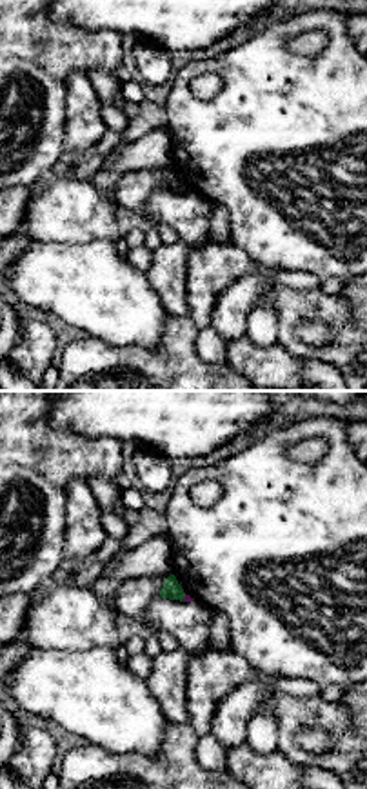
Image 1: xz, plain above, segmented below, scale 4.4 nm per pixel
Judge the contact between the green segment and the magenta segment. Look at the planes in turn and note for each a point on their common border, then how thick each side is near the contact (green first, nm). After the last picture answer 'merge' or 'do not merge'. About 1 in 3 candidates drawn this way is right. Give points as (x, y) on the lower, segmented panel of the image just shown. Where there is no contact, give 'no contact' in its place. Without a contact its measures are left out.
(184, 599) | 80/30 nm

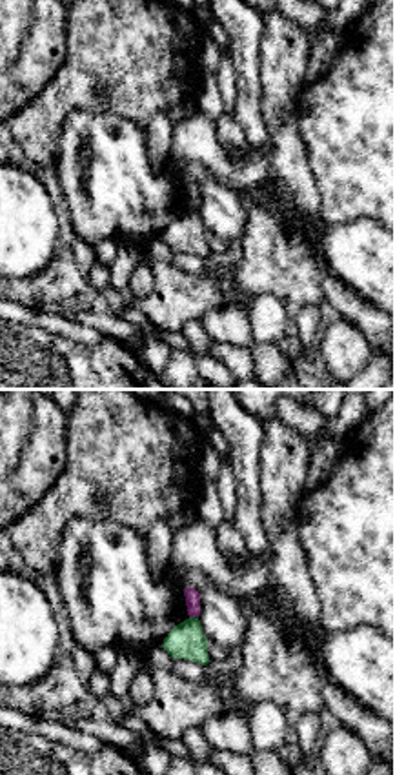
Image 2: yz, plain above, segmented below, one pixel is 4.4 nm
(193, 617) | 160/70 nm

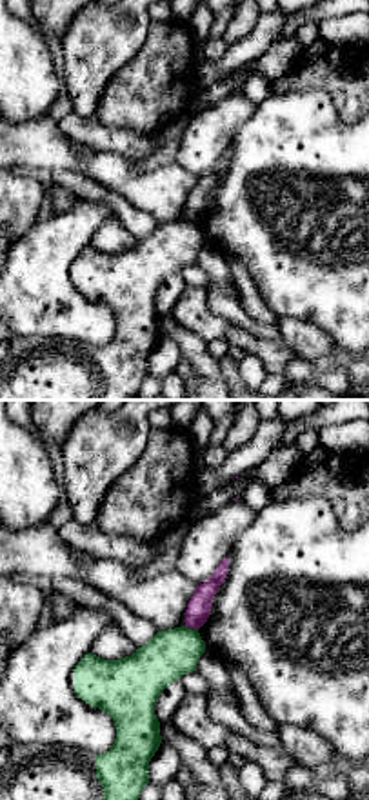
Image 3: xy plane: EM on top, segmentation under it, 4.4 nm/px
(189, 628) | 220/110 nm

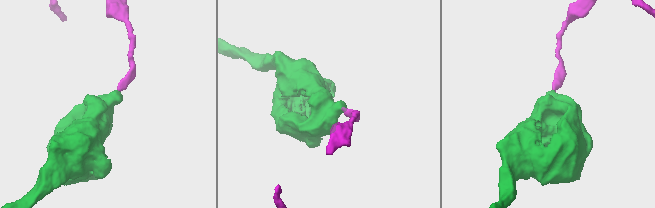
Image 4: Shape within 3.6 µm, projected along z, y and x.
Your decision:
do not merge

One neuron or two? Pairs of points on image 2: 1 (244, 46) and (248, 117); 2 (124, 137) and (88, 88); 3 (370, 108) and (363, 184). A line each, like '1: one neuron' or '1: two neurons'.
1: one neuron
2: two neurons
3: one neuron

